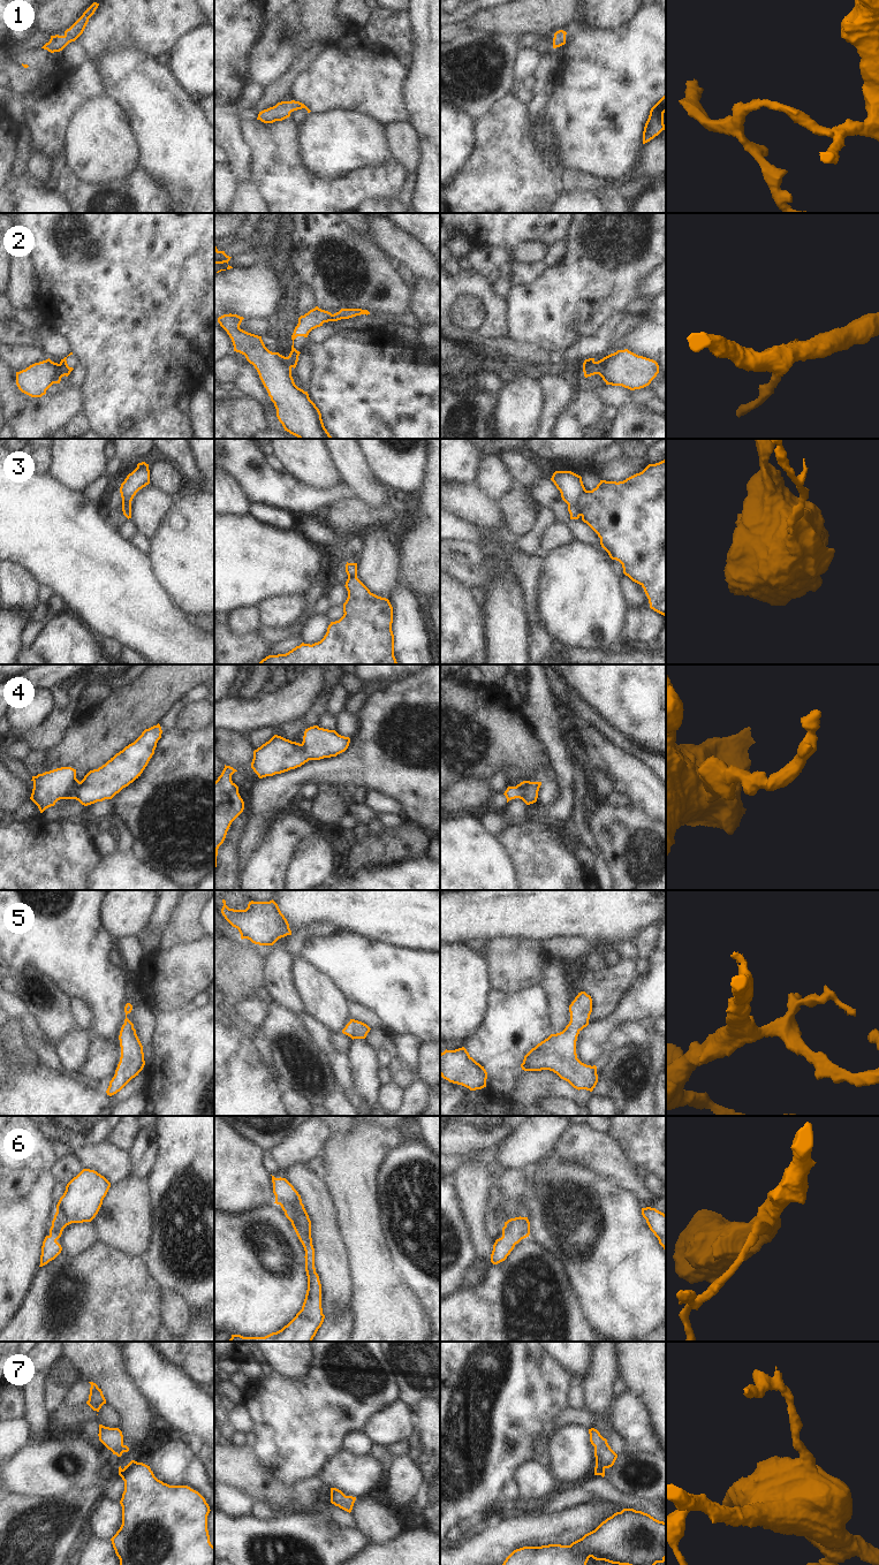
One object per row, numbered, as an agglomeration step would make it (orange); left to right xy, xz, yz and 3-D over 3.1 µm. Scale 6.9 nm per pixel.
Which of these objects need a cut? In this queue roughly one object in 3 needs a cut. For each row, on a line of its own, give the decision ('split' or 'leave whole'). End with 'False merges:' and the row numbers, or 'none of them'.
1: leave whole
2: split
3: split
4: leave whole
5: leave whole
6: leave whole
7: leave whole
False merges: 2, 3

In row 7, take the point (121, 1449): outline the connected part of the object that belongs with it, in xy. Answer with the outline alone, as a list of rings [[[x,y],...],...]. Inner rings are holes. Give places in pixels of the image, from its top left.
[[[99,1425],[99,1441],[118,1457],[123,1452],[128,1452],[129,1448],[123,1444],[123,1435],[119,1428],[109,1428]]]

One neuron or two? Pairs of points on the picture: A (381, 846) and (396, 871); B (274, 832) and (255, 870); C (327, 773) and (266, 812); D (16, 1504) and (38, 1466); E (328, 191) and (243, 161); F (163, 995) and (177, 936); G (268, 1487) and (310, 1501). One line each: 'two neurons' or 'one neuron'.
A: two neurons
B: one neuron
C: one neuron
D: two neurons
E: two neurons
F: two neurons
G: one neuron

